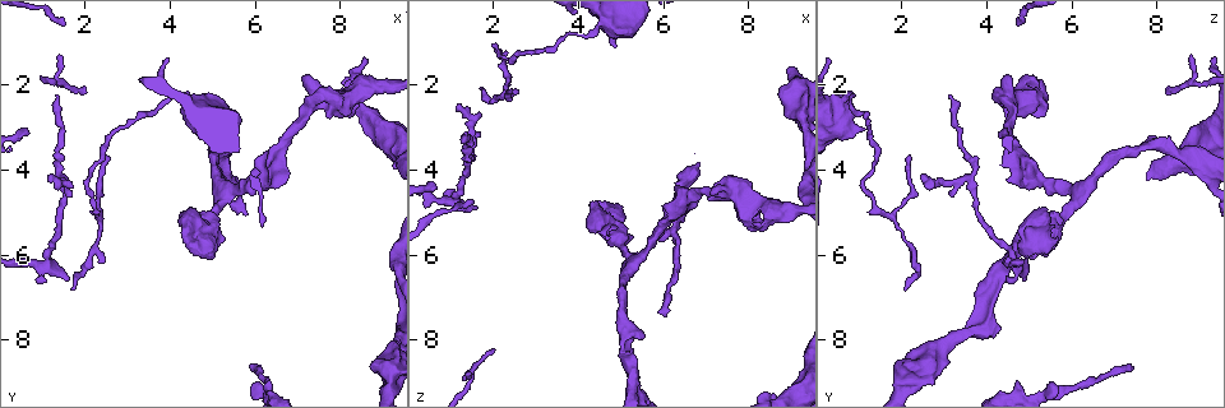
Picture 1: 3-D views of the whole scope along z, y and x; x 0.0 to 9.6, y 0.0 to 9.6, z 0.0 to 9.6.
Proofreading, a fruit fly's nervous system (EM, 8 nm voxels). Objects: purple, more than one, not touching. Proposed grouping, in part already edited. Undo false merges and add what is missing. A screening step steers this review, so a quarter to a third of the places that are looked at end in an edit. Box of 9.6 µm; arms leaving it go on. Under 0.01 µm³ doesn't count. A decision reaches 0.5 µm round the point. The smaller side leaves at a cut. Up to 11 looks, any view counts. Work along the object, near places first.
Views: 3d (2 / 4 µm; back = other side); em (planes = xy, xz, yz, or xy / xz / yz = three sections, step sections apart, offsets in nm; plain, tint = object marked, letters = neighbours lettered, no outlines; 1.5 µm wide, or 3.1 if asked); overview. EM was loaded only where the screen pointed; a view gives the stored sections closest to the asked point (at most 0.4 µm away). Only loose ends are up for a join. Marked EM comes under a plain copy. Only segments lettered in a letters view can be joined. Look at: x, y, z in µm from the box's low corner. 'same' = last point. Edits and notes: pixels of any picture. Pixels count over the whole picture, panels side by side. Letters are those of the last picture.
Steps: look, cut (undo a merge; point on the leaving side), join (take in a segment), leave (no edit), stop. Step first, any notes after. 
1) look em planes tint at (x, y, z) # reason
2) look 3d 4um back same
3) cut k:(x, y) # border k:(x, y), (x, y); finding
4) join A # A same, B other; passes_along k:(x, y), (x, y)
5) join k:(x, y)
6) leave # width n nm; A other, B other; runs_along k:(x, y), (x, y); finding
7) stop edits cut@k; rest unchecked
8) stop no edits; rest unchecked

look 3d 4um at (1.20, 4.05, 2.50) # thin end

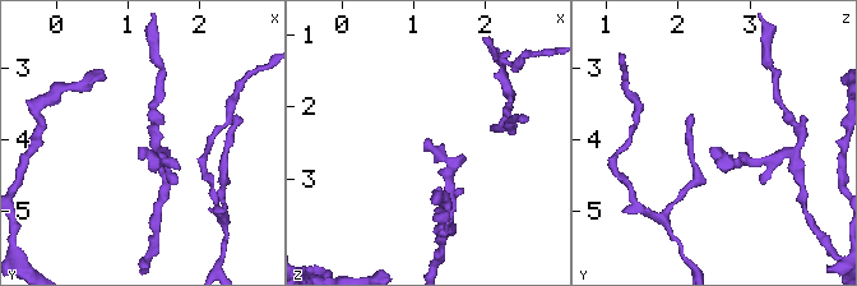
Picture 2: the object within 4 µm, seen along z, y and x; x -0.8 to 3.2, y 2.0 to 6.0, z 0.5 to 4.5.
look em xy step 4 letters at (1.15, 4.10, 2.45) # shape alone is not enough

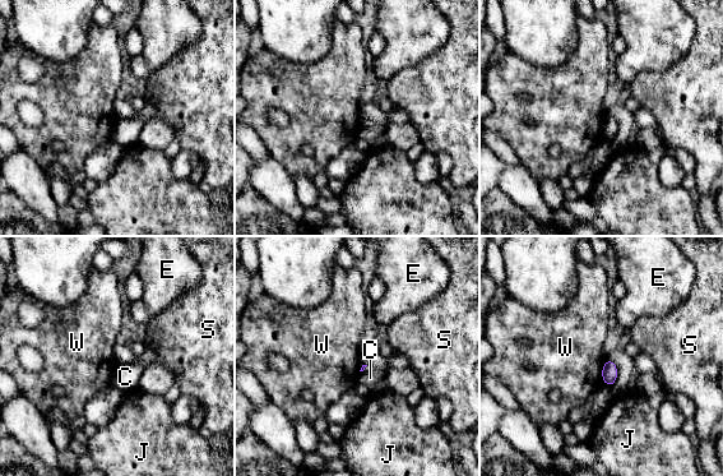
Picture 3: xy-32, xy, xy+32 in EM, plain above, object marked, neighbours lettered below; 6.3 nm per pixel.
look em planes letters same

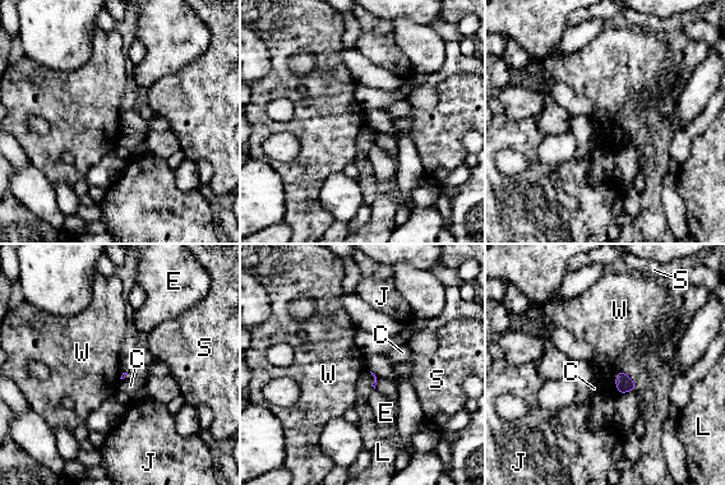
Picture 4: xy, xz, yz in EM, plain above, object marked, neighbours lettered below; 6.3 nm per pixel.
leave # C other, E other, J other, L other, S other, W other; border 4:(620, 370), (615, 377), (617, 393); none of them fits

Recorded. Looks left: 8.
look em planes tint at (8.35, 2.45, 5.45) # free end

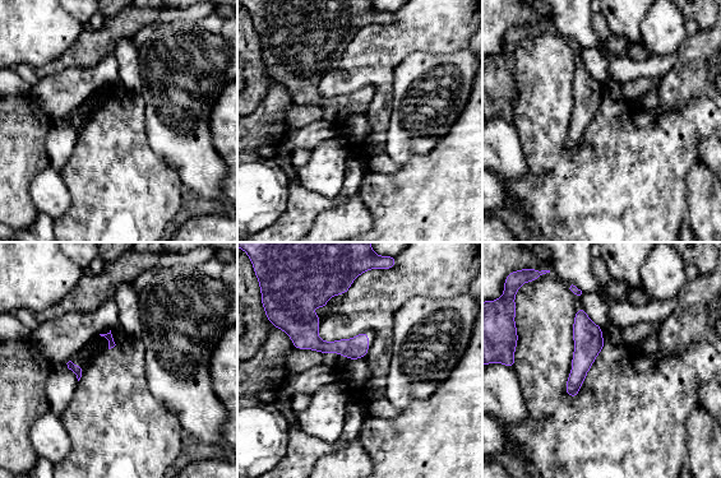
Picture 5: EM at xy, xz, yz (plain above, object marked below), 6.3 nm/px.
look em planes letters same

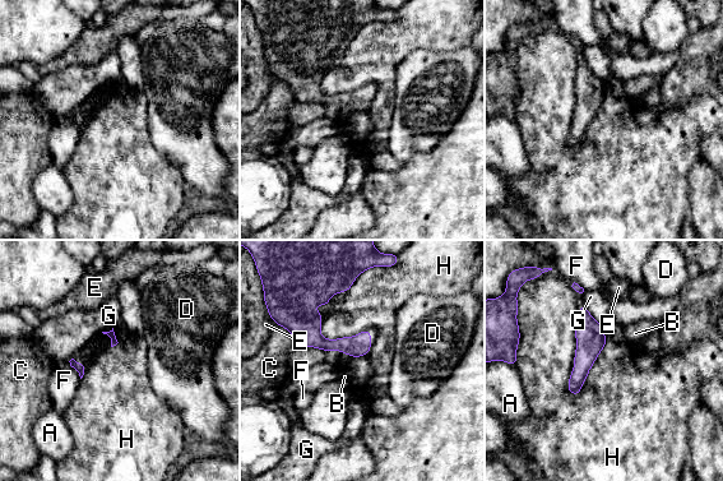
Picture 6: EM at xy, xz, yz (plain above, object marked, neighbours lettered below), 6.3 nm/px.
leave # A other, B other, C other, D other, E other, F other, G other, H other; border 6:(578, 309), (568, 384), (574, 396); no lettered segment goes on from it

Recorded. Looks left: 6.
look em planes letters at (5.90, 8.65, 7.35) # tapers out

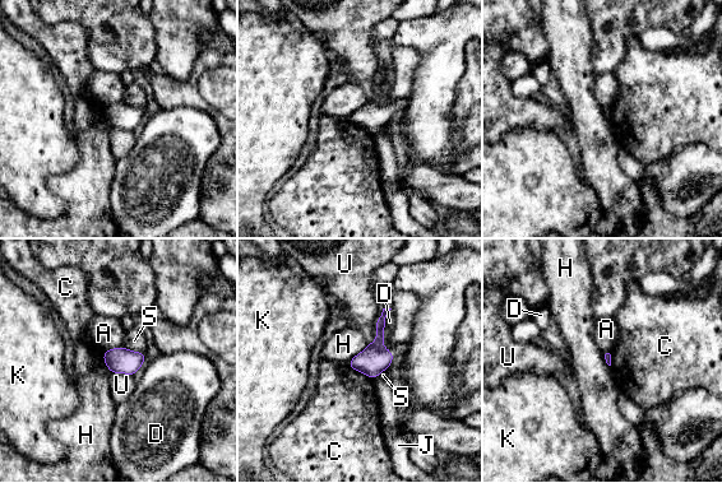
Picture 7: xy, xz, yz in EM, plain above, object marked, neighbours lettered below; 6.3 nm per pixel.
leave # A other, C other, D other, H other, J other, K other, S other, U other; none of them fits

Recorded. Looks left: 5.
look 3d 2um at (4.45, 5.40, 5.45)

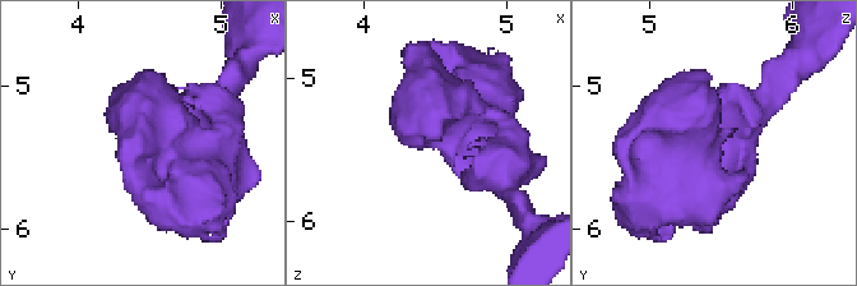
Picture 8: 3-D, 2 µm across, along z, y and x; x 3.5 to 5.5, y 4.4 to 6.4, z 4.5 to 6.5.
look em yz step 8 letters at (4.44, 5.40, 5.46) # arm_widths 240, 300 nm

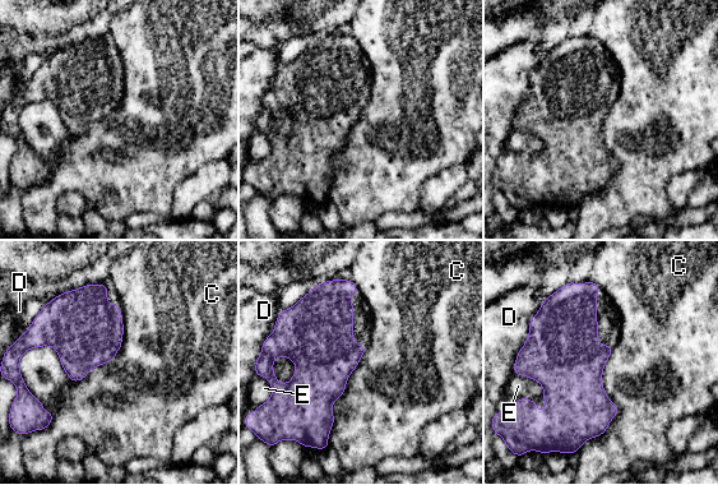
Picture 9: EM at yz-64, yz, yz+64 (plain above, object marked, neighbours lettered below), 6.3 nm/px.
look em xz step 8 letters same

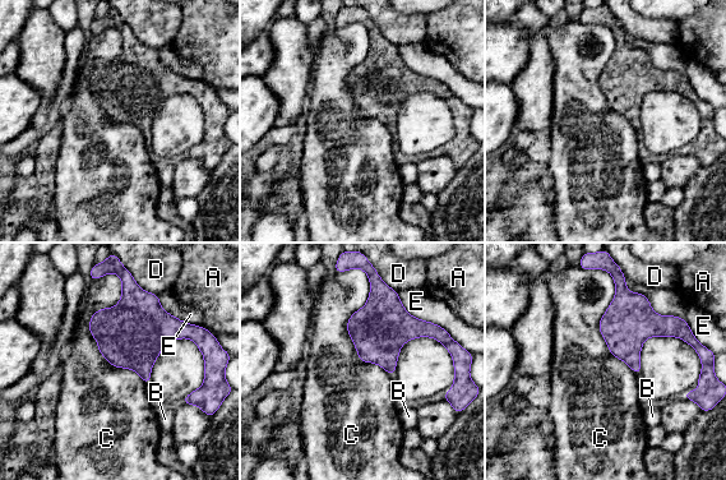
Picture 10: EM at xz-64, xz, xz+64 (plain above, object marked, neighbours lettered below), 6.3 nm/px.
leave # longest_contact C 700 nm; A other, B other, C other, D other, E other; no lettered segment goes on from it

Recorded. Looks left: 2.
stop no edits; rest unchecked

